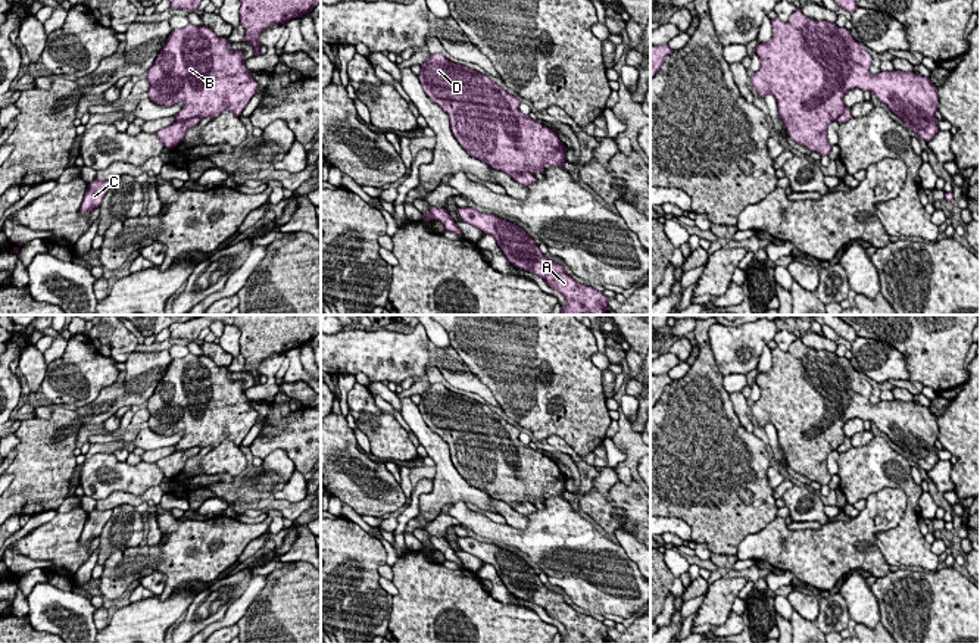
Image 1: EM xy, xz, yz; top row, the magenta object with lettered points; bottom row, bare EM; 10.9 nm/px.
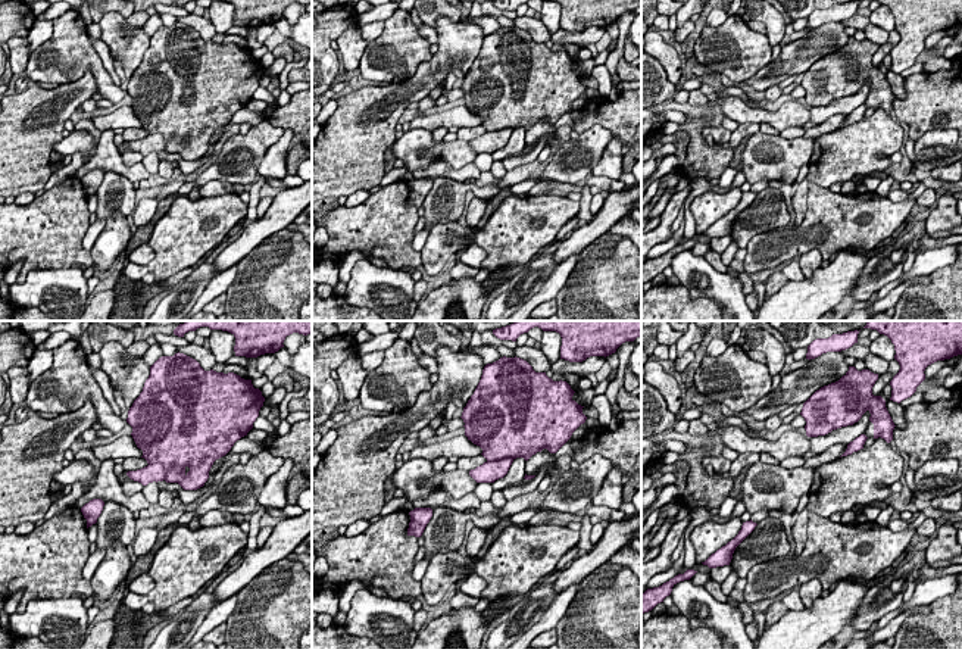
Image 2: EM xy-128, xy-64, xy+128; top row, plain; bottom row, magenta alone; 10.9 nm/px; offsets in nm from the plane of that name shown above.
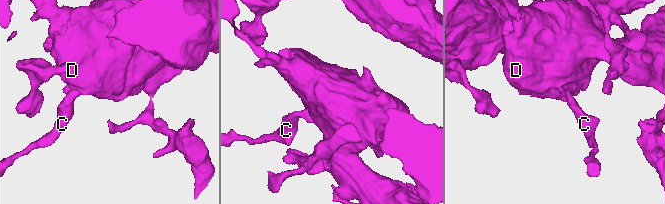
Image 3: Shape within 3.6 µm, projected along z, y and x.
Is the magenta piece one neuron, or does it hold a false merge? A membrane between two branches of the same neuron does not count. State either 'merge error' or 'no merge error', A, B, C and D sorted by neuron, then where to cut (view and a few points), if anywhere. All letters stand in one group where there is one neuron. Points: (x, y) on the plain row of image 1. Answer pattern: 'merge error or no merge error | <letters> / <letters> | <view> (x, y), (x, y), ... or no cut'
no merge error | A B C D | no cut

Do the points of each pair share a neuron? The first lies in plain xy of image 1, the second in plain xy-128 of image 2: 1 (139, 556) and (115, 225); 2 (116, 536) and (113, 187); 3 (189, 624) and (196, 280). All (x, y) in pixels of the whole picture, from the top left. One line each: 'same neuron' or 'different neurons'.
1: same neuron
2: same neuron
3: same neuron

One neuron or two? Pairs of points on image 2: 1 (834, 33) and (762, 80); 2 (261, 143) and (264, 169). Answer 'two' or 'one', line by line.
1: one
2: two

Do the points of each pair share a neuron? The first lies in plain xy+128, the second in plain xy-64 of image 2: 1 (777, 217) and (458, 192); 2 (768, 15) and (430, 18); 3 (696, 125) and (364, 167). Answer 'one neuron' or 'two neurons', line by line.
1: one neuron
2: one neuron
3: one neuron

